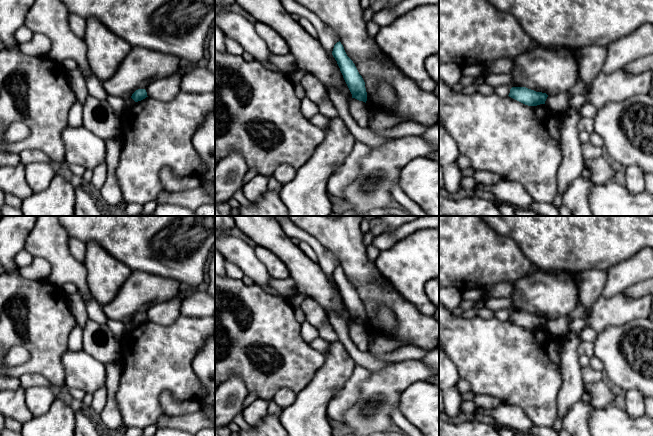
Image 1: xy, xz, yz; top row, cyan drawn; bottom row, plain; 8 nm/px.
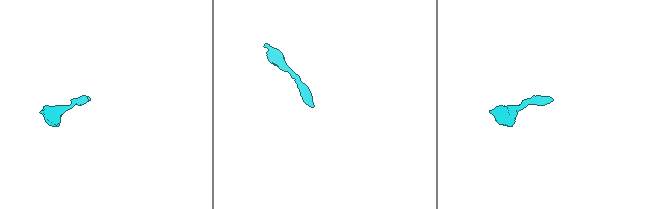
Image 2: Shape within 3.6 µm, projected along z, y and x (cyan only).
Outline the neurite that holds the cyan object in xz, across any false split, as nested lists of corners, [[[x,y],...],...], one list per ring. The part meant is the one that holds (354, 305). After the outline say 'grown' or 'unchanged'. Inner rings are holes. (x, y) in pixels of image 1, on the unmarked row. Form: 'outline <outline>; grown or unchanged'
outline [[[340,265],[334,269],[332,279],[337,285],[343,302],[352,318],[352,322],[366,327],[367,316],[365,306],[353,285],[347,280]]]; unchanged

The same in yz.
outline [[[512,311],[508,320],[528,330],[545,328],[548,321],[546,317],[536,316],[526,311]]]; unchanged

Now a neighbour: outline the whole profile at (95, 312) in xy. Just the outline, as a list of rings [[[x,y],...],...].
[[[90,293],[89,295],[90,298],[86,304],[86,310],[89,319],[95,321],[98,324],[106,324],[108,318],[104,314],[102,306],[91,296]]]

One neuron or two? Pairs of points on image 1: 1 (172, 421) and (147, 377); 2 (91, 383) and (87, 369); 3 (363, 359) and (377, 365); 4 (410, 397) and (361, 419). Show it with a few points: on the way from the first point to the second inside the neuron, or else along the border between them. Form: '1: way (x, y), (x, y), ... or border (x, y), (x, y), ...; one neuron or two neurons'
1: border (163, 413), (155, 424); two neurons
2: way (89, 380), (87, 372); one neuron
3: way (366, 359), (374, 364); one neuron
4: border (413, 383), (401, 393), (398, 403); two neurons

